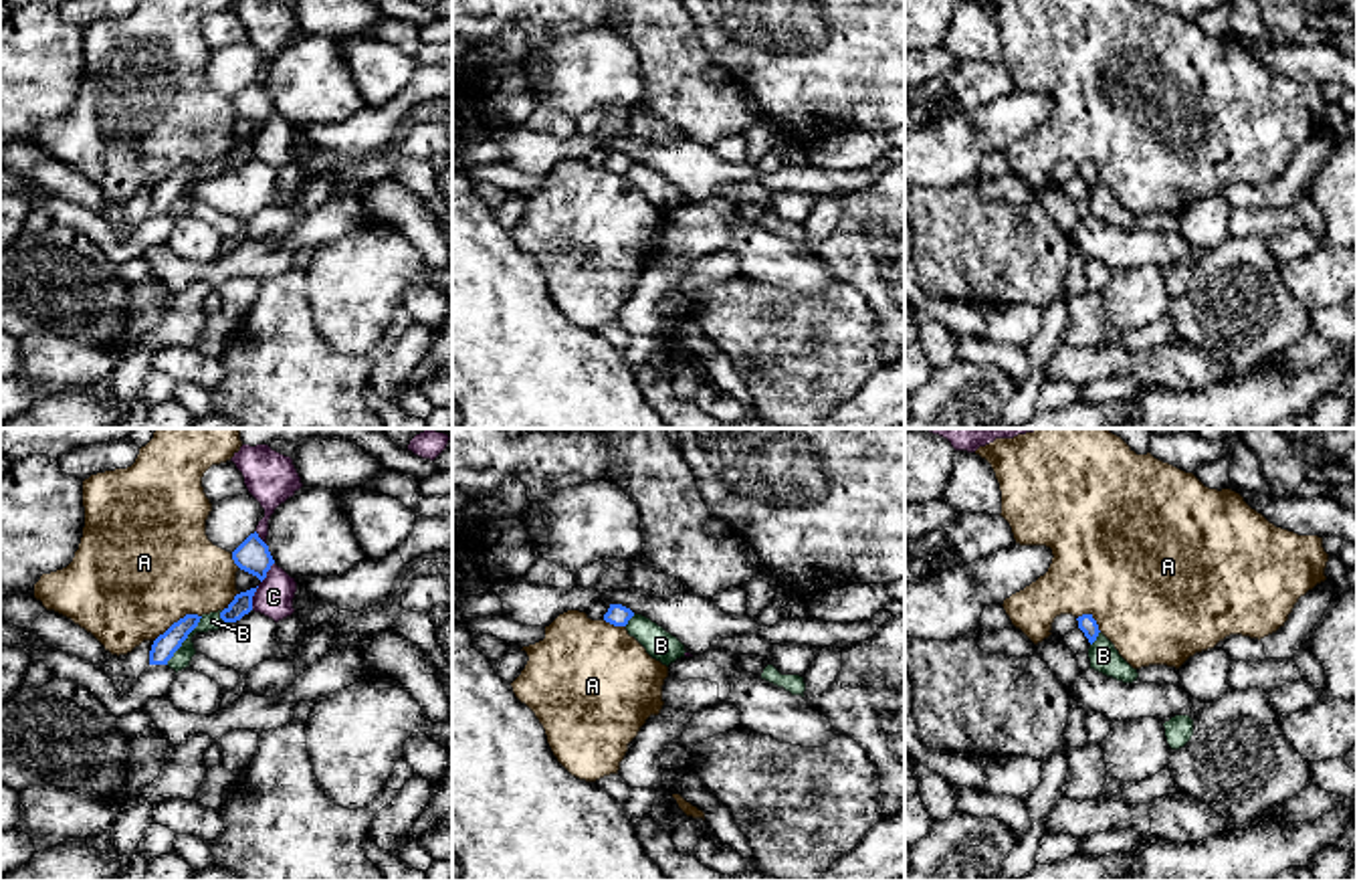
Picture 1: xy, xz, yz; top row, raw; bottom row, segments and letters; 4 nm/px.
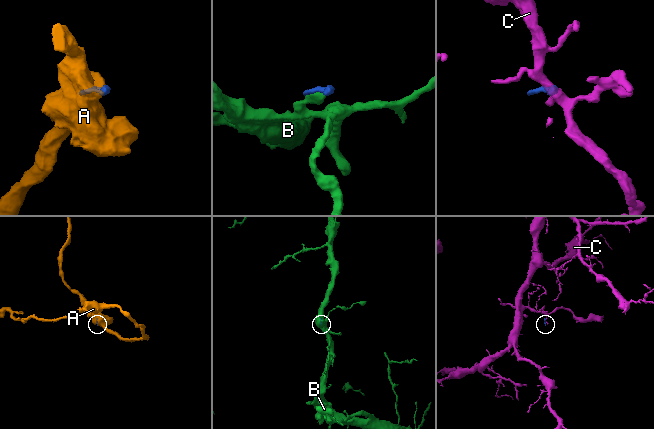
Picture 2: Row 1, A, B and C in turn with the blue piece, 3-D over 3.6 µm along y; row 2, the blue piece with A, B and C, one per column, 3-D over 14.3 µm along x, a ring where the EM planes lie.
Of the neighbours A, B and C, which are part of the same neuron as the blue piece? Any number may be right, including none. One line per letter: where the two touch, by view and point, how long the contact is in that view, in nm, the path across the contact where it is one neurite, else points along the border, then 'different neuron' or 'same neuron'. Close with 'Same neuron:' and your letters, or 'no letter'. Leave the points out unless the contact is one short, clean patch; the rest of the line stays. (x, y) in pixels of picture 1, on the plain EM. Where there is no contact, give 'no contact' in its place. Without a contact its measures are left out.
A: meets blue in xy at (178, 168); contact 220 nm long; different neuron
B: meets blue in xy at (184, 186); contact 240 nm long; border along xy (202, 164), (166, 211); different neuron
C: meets blue in xy at (251, 146); contact 100 nm long; border along xy (259, 134), (251, 156); different neuron
Same neuron: no letter

